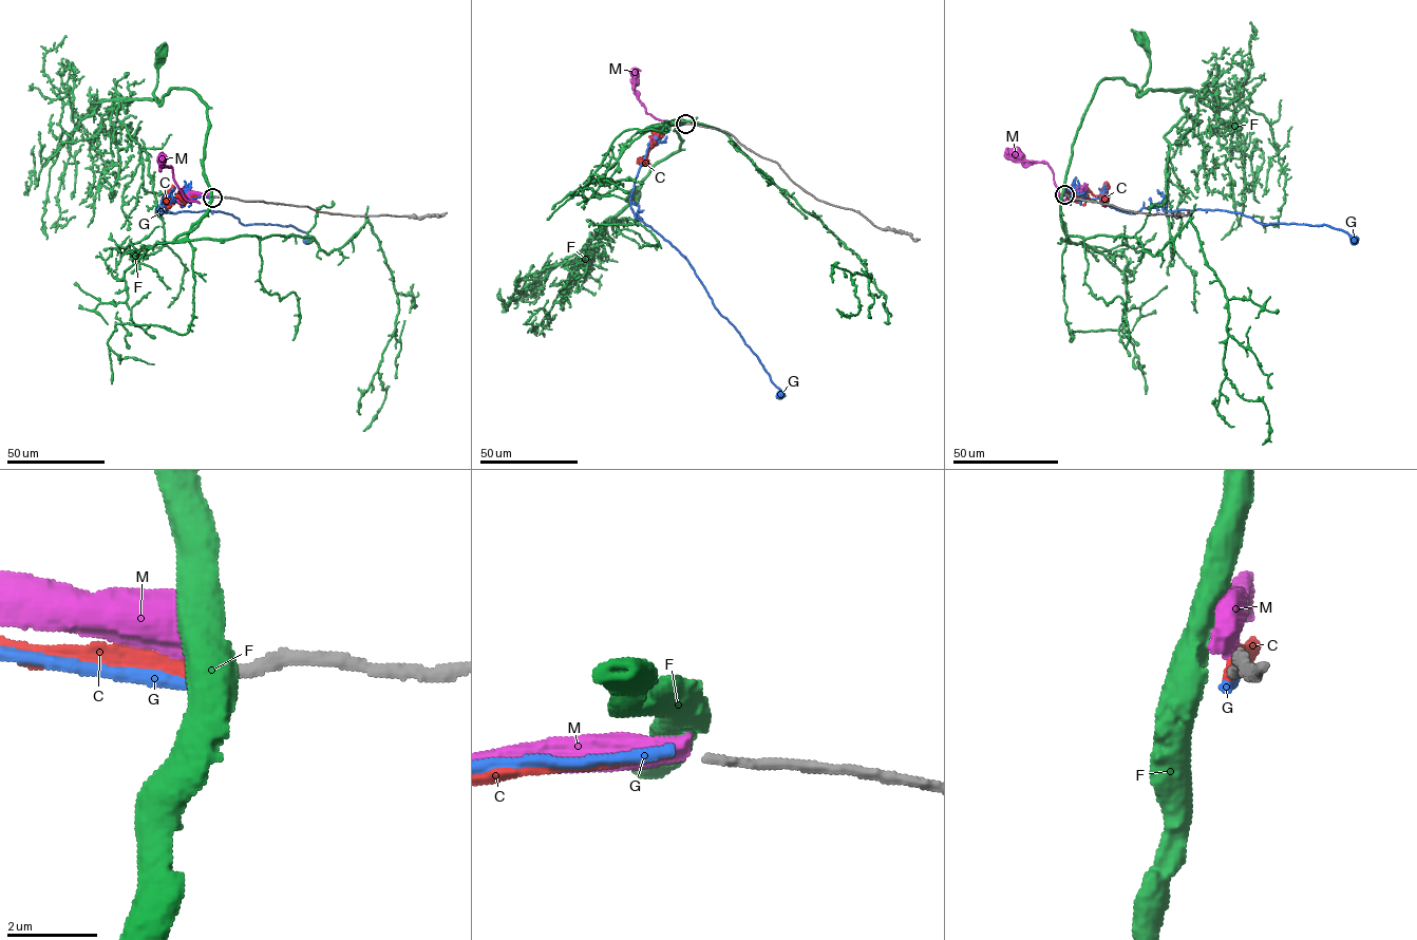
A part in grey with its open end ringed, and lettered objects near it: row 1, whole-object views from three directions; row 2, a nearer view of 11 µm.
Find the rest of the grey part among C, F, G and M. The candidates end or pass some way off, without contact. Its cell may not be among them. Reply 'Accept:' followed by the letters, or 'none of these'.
Accept: G

